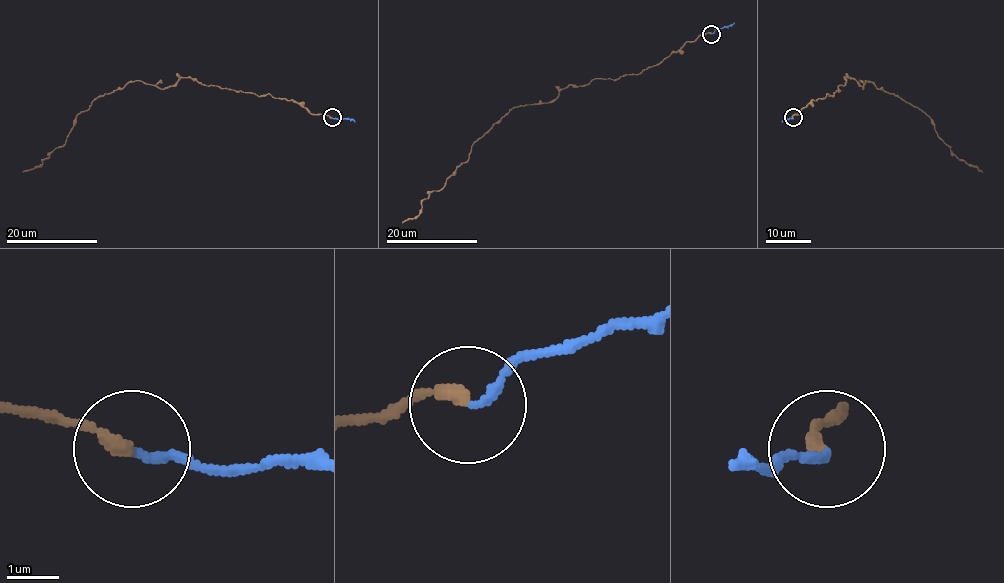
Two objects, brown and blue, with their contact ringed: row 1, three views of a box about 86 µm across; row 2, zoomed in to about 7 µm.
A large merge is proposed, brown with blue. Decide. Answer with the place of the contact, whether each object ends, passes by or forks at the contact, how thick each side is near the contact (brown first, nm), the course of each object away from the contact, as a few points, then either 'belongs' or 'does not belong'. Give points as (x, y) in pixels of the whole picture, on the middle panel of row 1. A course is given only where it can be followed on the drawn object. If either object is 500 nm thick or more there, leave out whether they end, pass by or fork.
at (711, 34); brown ends there; blue ends there; 260 nm thick on the brown side, 160 nm on the other; brown runs (711, 34), (638, 74), (570, 85), (555, 99), (513, 107), (421, 202), (420, 212), (402, 222); blue runs (711, 34), (734, 23); belongs

